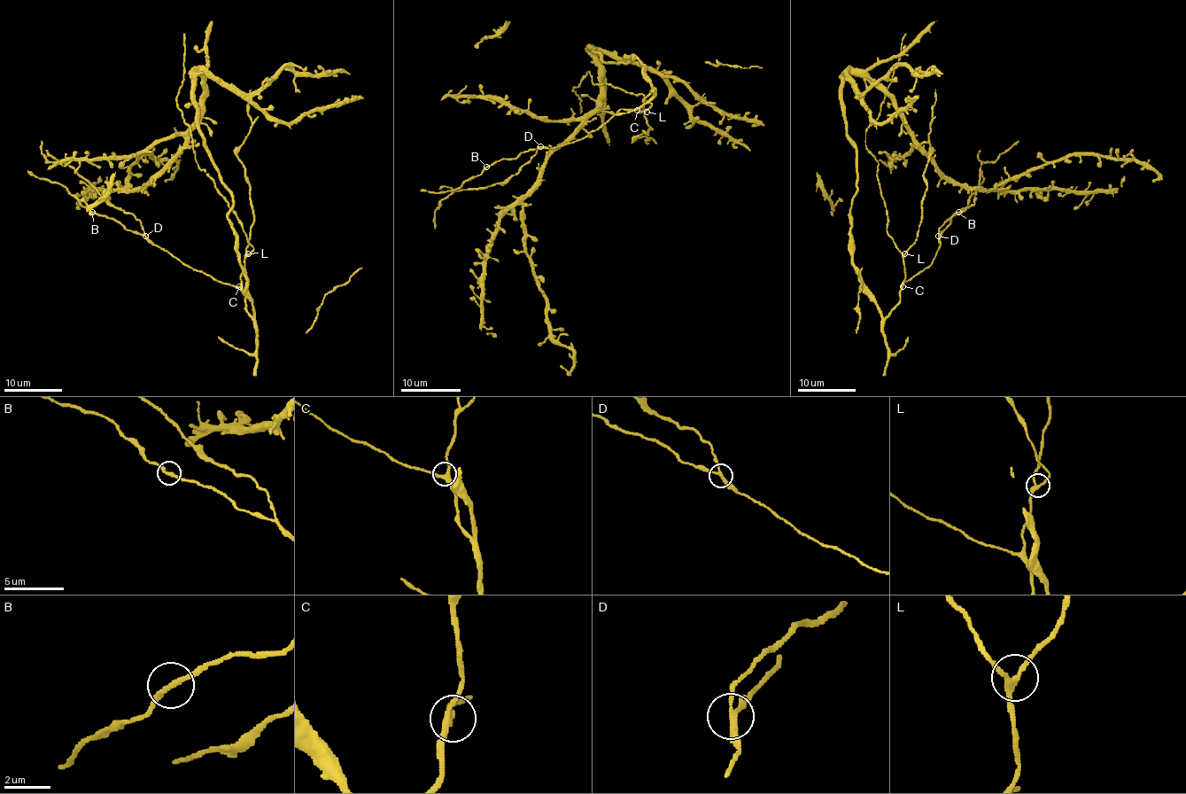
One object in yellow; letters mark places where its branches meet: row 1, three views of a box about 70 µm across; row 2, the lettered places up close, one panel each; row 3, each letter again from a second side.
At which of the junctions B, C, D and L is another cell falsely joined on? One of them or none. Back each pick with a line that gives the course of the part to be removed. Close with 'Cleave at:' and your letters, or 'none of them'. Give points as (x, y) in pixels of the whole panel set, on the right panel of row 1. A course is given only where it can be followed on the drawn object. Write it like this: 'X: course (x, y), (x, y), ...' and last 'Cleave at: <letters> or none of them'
D: course (938, 237), (940, 228), (947, 221), (974, 203), (980, 165), (995, 160), (1018, 140)
Cleave at: D

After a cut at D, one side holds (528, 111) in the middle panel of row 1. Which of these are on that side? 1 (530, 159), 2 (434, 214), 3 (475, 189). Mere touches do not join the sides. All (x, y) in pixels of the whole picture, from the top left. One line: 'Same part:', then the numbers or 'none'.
Same part: none

